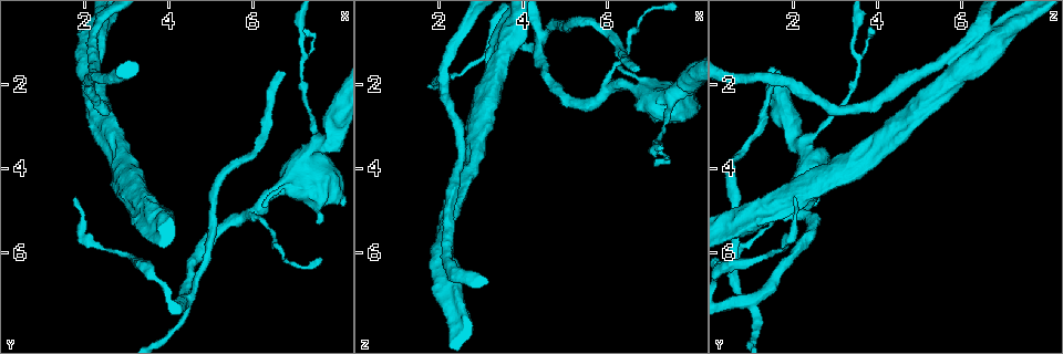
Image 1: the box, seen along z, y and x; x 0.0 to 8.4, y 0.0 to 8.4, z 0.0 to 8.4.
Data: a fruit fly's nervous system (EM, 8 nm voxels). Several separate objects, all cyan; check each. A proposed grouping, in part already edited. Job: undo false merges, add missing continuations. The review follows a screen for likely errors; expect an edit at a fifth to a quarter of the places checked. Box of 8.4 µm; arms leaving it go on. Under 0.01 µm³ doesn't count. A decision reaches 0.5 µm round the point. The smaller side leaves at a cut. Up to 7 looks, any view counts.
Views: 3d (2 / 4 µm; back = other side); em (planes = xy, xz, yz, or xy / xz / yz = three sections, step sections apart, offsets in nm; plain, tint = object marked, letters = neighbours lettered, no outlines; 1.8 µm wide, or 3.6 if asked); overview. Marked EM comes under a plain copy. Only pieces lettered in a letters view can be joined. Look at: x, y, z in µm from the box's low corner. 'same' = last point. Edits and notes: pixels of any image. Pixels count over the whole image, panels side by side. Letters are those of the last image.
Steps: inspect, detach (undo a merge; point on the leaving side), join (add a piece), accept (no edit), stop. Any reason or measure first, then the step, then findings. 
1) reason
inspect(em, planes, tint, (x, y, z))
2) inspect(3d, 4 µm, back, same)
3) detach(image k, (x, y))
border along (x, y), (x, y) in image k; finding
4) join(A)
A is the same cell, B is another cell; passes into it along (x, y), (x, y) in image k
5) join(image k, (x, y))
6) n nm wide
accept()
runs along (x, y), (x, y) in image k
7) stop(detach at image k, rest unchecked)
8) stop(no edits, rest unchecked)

sharp bend
inspect(em, 3.6 µm, planes, tint, (4.40, 7.15, 0.90))

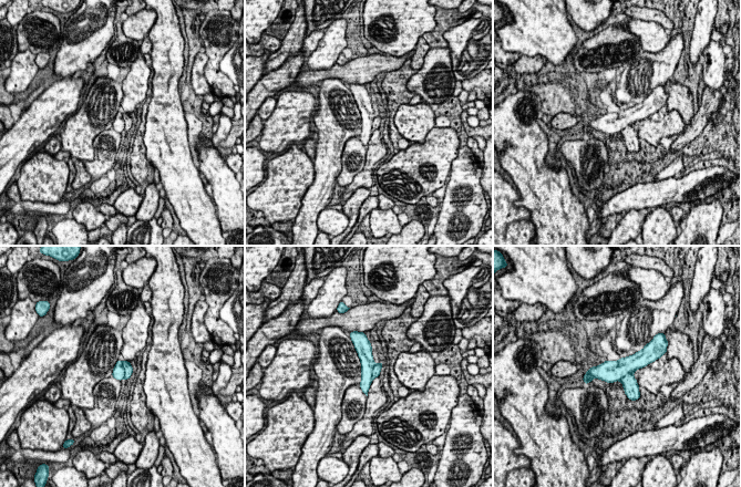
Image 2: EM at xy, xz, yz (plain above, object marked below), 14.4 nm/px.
what lies round it
inspect(em, 3.6 µm, planes, letters, same)

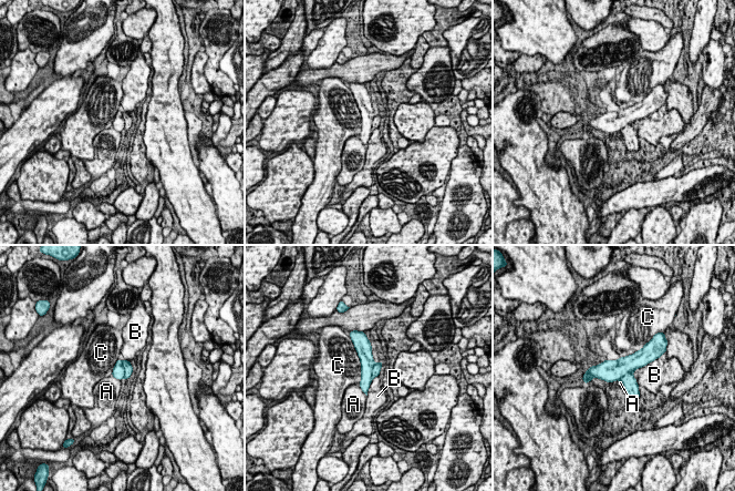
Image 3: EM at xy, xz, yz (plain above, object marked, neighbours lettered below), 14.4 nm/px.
detach(image 3, (127, 367))
A, B and C are other cells; two neurons meet here

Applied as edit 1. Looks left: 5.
inspect(overview)

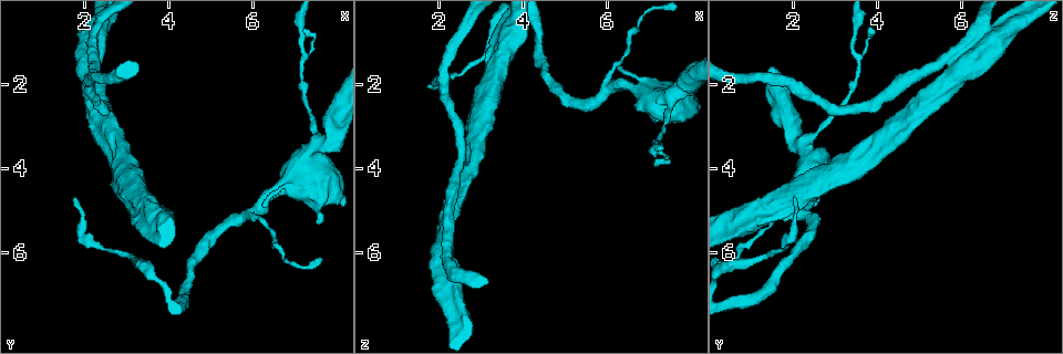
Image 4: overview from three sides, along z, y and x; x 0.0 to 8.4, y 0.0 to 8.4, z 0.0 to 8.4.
abrupt turn
inspect(em, xy, step 4, tint, (6.05, 5.00, 2.10))

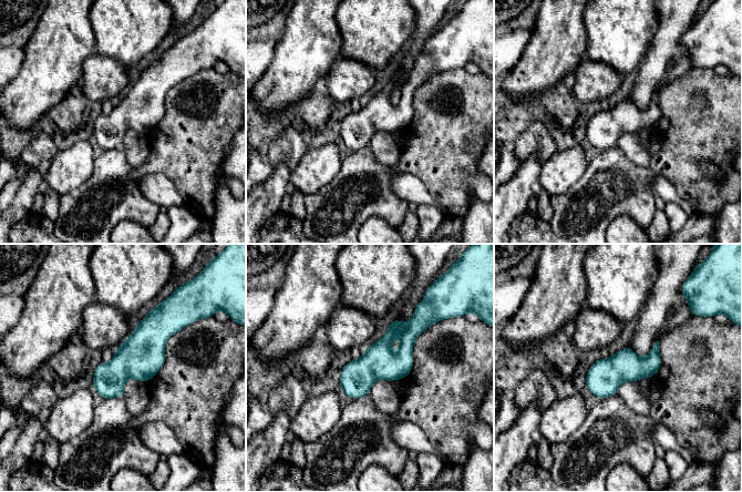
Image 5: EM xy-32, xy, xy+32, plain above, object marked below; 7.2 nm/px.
inspect(em, xz, step 16, letters, same)

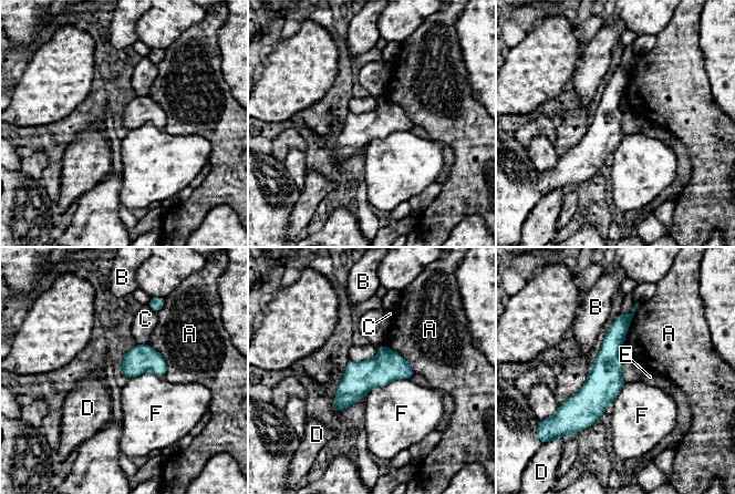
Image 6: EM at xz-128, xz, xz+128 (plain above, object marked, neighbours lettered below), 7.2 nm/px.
accept()
A, B, C, D, E and F are other cells; runs along (629, 317), (604, 376), (566, 404) in image 6; all the same neuron

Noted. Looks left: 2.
abrupt turn
inspect(em, 3.6 µm, planes, letters, (7.25, 3.75, 2.45))

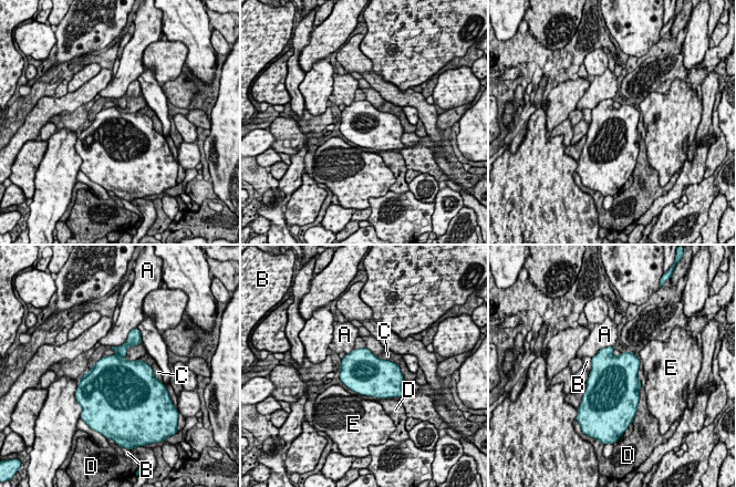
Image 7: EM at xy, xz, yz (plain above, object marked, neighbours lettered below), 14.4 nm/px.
accept()
A, B, C, D and E are other cells; border along (613, 345), (602, 348), (591, 359) in image 7; one neuron here

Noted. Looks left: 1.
stop(detach at image 3, rest unchecked)

